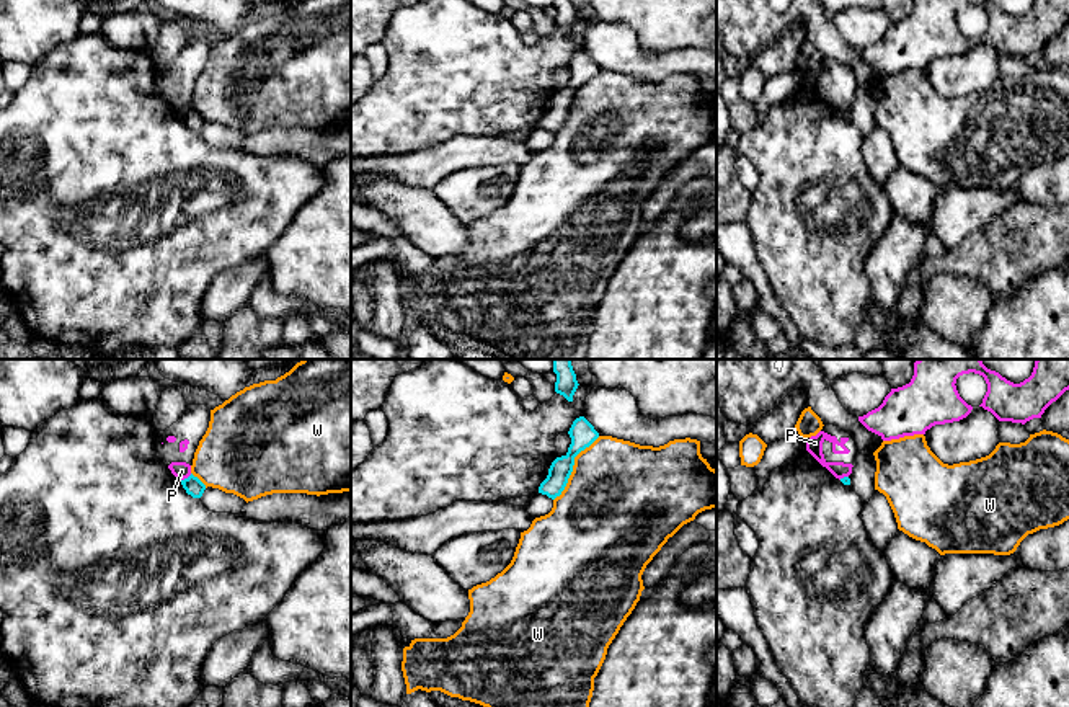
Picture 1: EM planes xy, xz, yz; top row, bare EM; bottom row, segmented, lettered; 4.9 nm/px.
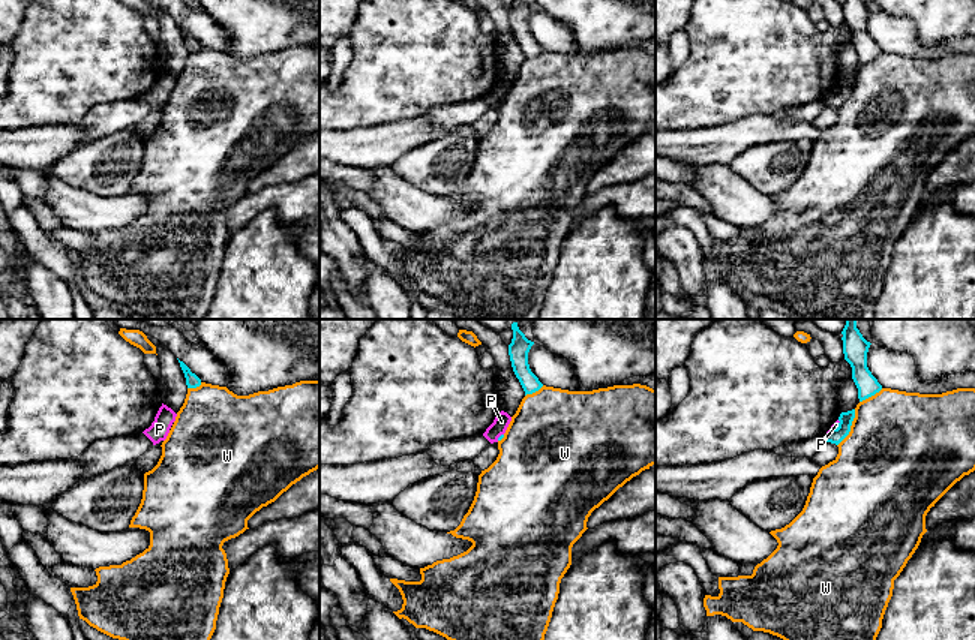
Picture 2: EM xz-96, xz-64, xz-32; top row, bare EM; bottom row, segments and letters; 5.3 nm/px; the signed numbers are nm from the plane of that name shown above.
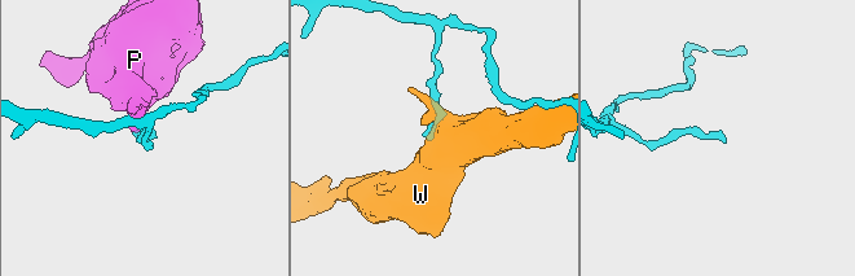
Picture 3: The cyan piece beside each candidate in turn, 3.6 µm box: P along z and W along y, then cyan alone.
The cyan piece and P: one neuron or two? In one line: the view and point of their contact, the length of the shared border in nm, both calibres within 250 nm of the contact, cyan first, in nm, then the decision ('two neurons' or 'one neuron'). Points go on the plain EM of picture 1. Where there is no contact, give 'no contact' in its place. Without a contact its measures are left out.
meets cyan in xy at (188, 111); contact 70 nm long; 90 nm thick on the cyan side, 90 nm on the other; two neurons

